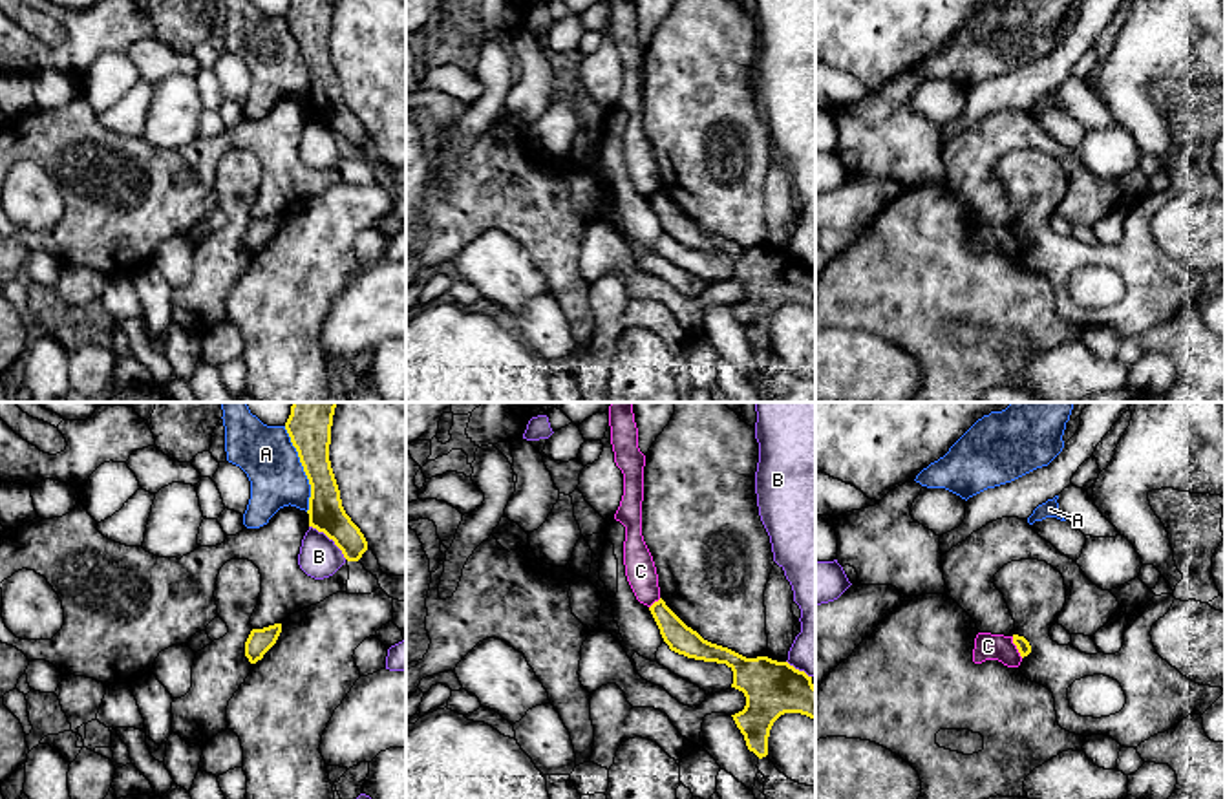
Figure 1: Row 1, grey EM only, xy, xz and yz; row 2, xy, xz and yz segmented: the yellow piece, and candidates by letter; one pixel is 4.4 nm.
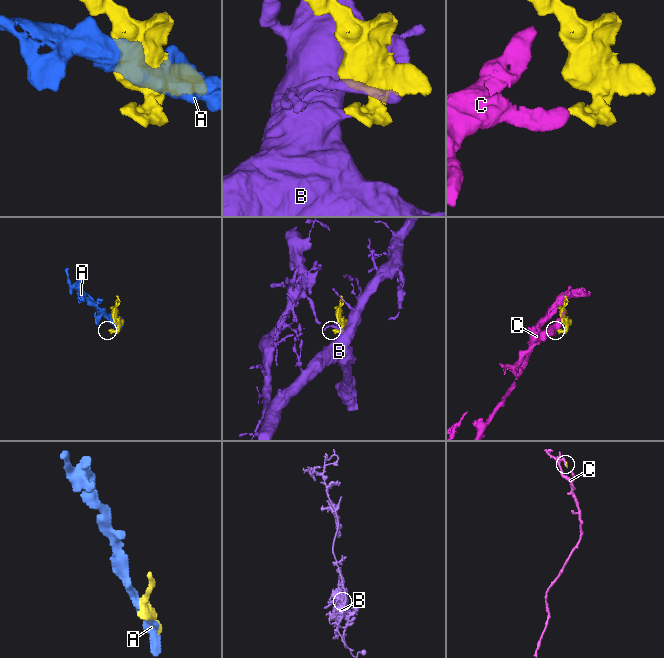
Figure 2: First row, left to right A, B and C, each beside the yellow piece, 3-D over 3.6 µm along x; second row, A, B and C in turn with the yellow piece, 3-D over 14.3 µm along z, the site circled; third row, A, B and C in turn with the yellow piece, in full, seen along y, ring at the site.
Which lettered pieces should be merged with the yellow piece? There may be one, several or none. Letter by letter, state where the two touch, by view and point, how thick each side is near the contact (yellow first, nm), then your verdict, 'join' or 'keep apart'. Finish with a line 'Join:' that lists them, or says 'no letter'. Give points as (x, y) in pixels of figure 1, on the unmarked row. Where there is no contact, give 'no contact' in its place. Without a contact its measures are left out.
A: meets yellow in xy at (304, 59); 190 nm thick on the yellow side, 240 nm on the other; keep apart
B: meets yellow in xy at (330, 128); 160 nm thick on the yellow side, 180 nm on the other; keep apart
C: meets yellow in yz at (1017, 238); 60 nm thick on the yellow side, 120 nm on the other; keep apart
Join: no letter

